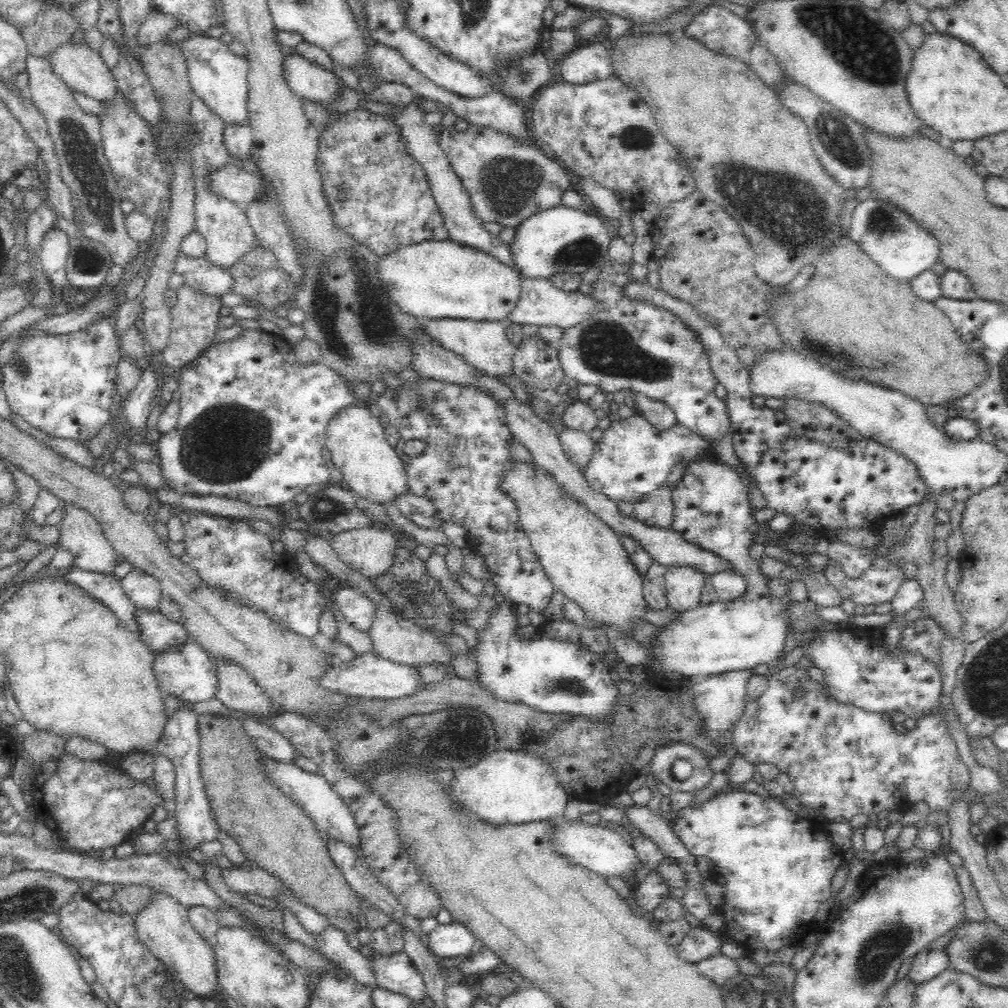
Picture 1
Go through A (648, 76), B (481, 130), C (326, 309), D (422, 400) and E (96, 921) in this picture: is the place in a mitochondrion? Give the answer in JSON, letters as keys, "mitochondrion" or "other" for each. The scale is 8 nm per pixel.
{"A":"other","B":"other","C":"mitochondrion","D":"mitochondrion","E":"other"}

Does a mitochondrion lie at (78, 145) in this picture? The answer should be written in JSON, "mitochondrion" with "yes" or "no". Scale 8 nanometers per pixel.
{"mitochondrion":"yes"}

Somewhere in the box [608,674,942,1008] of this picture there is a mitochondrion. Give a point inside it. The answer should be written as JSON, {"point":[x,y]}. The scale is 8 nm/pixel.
{"point":[875,955]}

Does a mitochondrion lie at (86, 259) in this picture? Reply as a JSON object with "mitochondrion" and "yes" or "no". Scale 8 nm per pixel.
{"mitochondrion":"yes"}

